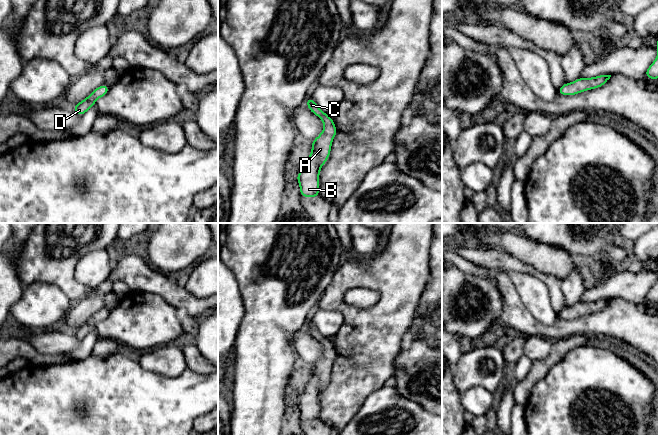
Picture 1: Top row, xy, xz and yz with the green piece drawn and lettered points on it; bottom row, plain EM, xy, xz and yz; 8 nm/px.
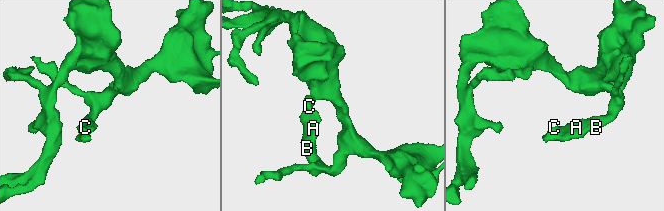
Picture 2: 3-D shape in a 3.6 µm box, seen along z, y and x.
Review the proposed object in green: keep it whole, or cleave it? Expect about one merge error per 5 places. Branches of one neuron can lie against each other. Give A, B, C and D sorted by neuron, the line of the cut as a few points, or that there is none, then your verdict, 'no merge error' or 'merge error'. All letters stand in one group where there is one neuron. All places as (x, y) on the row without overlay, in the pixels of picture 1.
A B C D | no cut | no merge error

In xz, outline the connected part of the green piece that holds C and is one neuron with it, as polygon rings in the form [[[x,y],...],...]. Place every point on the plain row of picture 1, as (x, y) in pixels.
[[[307,322],[306,329],[312,337],[323,345],[324,353],[316,363],[312,364],[312,376],[296,402],[300,408],[300,418],[303,421],[320,421],[319,396],[329,382],[331,368],[337,354],[334,344],[319,333],[312,322]]]

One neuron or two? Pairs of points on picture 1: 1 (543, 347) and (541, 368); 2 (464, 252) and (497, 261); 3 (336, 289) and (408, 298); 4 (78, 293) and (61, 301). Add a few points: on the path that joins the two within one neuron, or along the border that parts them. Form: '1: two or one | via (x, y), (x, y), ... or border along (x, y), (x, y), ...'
1: two | border along (553, 341), (551, 351), (544, 358), (533, 361)
2: one | via (472, 253), (489, 259)
3: one | via (354, 279), (390, 280)
4: two | border along (50, 283), (57, 286), (72, 302)

